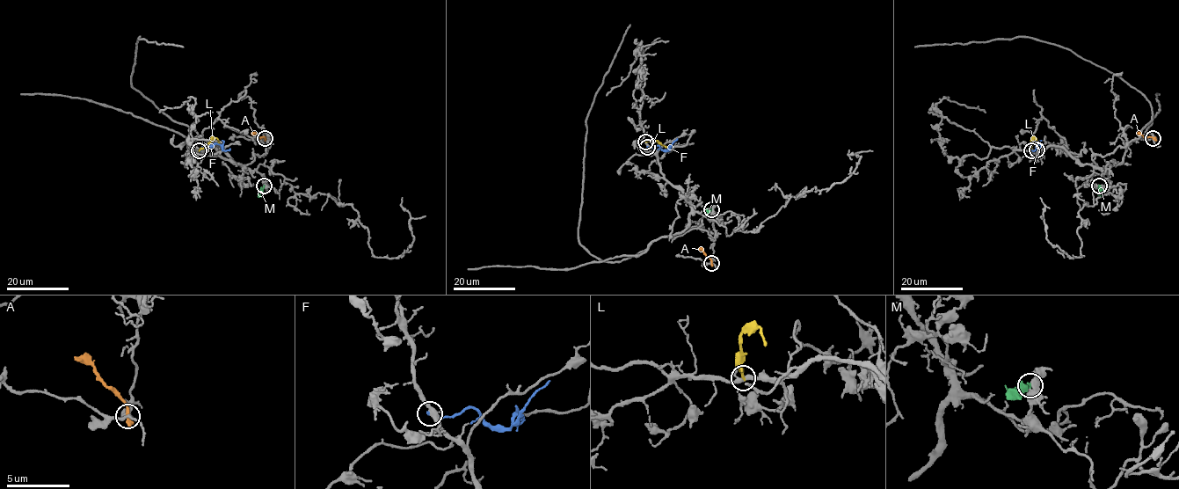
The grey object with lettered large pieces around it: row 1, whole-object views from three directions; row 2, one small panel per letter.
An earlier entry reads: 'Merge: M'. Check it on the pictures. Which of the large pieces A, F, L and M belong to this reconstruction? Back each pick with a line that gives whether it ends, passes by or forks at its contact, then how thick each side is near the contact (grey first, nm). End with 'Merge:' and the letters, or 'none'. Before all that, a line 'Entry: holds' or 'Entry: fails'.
Entry: holds
M: it ends | 440/240 nm
Merge: M

